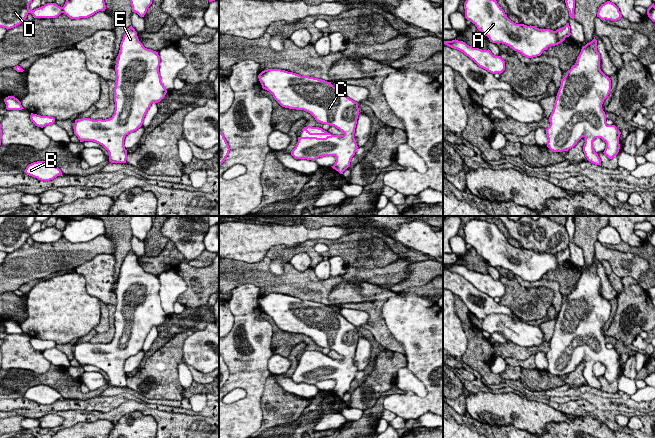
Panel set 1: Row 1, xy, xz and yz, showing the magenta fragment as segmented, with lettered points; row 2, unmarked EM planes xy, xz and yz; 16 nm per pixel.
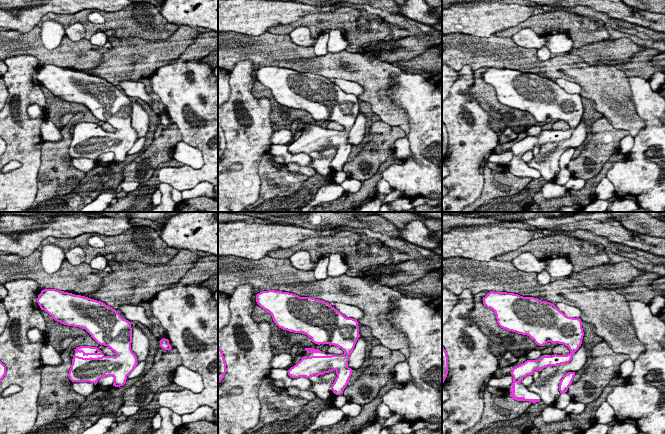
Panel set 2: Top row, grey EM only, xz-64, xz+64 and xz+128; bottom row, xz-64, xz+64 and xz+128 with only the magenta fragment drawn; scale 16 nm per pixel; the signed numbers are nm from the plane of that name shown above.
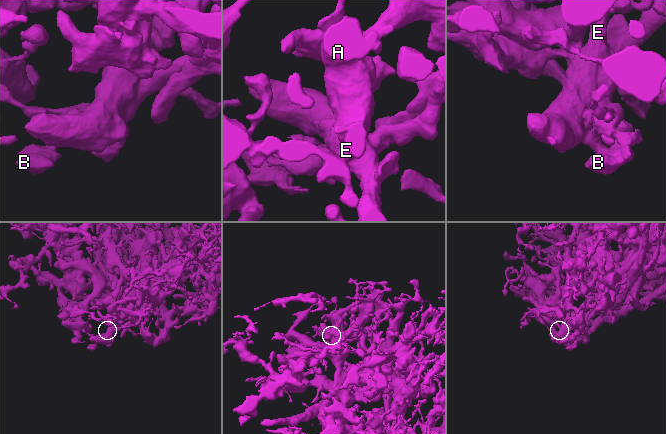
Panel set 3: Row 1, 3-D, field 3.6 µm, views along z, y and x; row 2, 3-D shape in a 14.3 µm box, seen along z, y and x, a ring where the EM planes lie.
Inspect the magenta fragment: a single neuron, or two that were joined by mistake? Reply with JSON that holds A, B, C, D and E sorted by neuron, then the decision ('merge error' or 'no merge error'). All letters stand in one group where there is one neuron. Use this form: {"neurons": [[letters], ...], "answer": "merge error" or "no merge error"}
{"neurons": [["A", "B", "C", "D", "E"]], "answer": "no merge error"}

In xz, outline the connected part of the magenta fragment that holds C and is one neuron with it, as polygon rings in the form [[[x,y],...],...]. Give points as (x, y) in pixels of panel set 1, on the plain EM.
[[[267,293],[258,299],[262,312],[269,315],[274,323],[285,332],[304,334],[310,337],[317,346],[334,350],[343,359],[332,359],[319,351],[307,350],[302,353],[310,360],[298,361],[298,366],[291,379],[296,383],[315,385],[319,381],[335,380],[336,386],[333,393],[340,398],[350,390],[352,381],[358,372],[354,362],[355,352],[359,339],[358,327],[347,321],[339,312],[331,306],[322,303],[301,300],[281,293]]]

